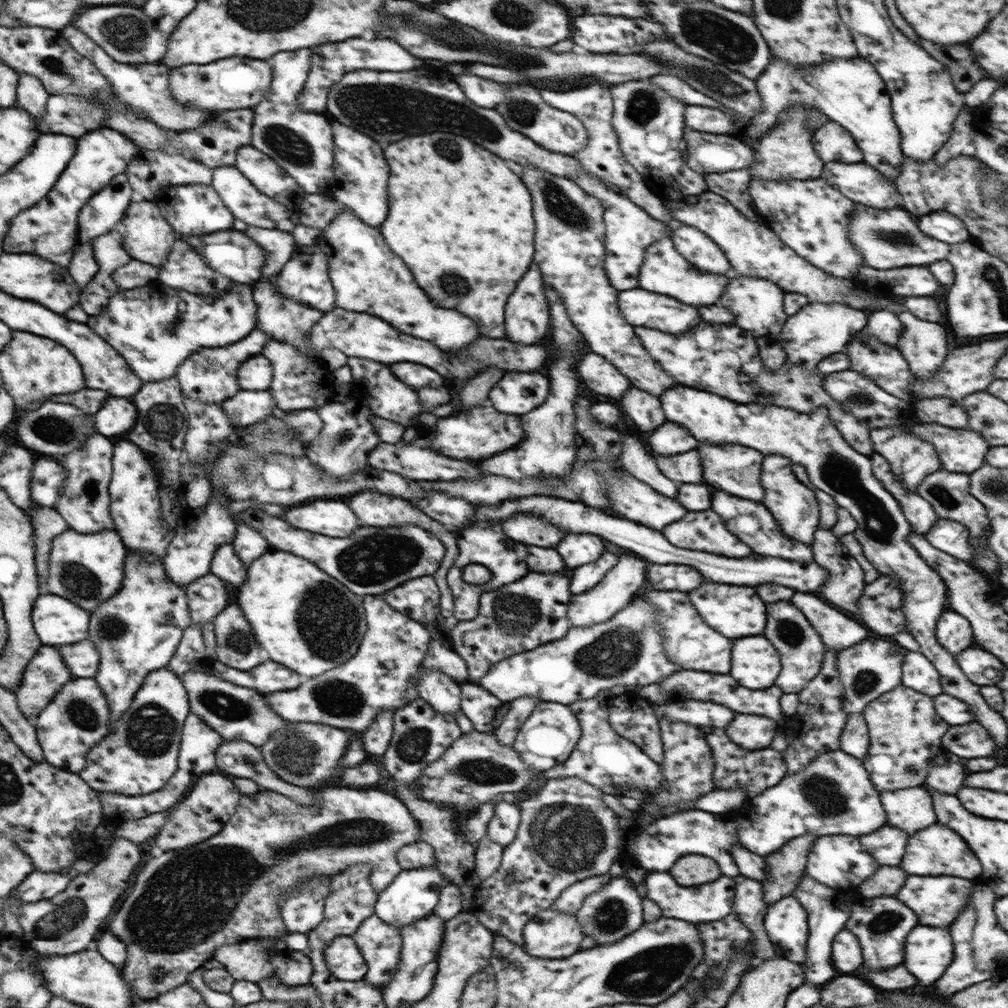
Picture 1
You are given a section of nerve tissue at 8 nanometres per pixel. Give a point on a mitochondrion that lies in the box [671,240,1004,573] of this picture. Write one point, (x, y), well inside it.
(881, 529)

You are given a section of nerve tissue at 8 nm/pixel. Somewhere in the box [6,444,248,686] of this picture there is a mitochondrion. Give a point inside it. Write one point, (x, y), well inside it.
(77, 579)

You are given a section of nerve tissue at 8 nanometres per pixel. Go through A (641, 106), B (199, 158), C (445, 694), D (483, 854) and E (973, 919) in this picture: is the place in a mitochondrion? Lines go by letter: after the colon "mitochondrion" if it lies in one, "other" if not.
A: mitochondrion
B: other
C: other
D: other
E: mitochondrion

